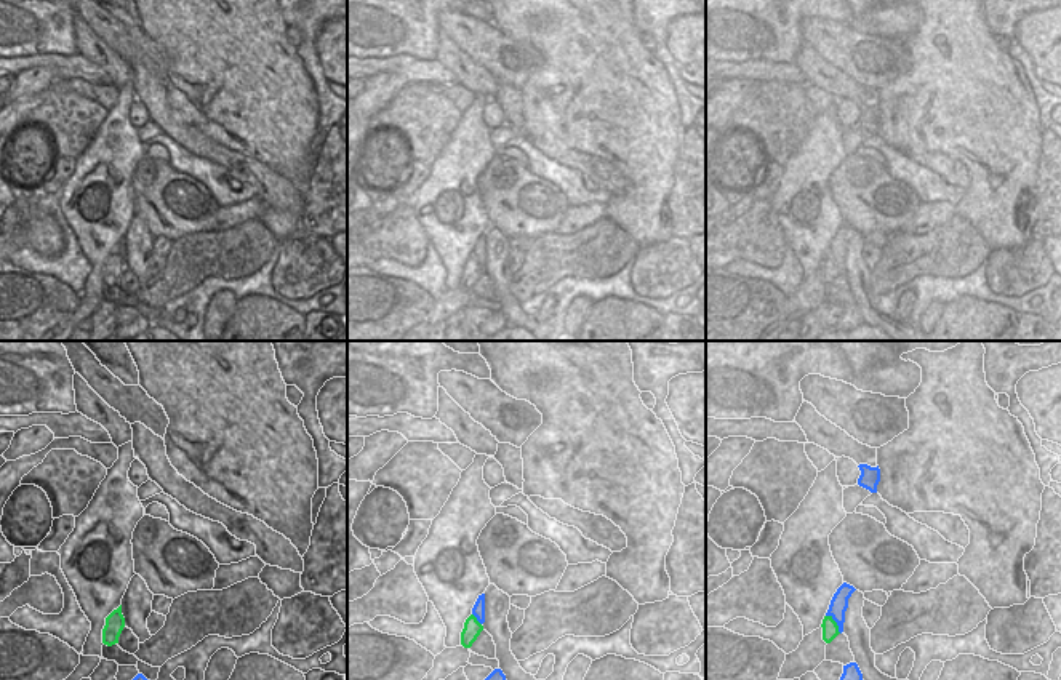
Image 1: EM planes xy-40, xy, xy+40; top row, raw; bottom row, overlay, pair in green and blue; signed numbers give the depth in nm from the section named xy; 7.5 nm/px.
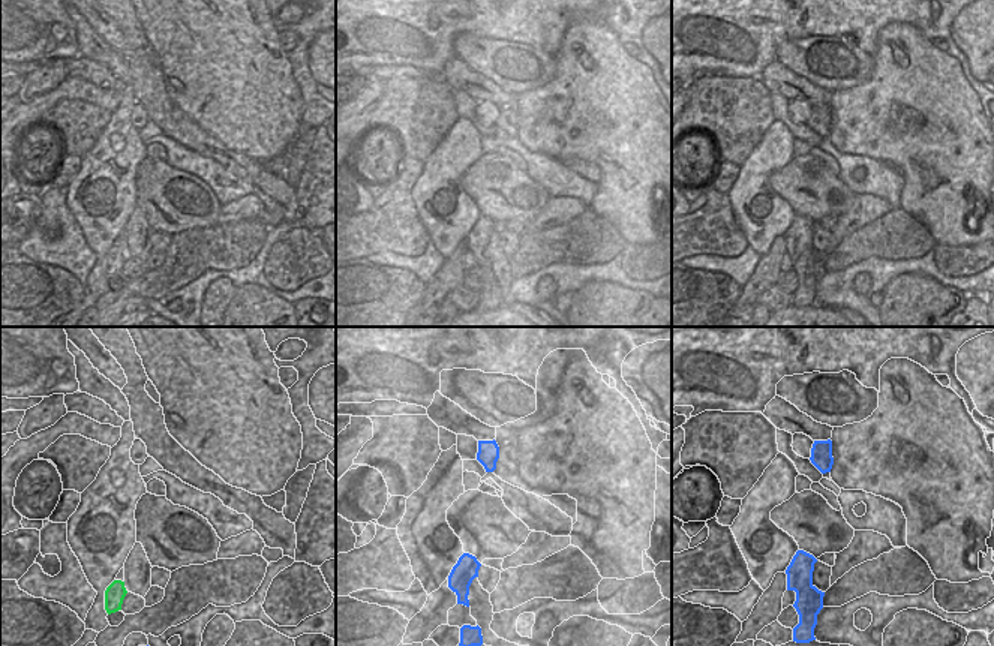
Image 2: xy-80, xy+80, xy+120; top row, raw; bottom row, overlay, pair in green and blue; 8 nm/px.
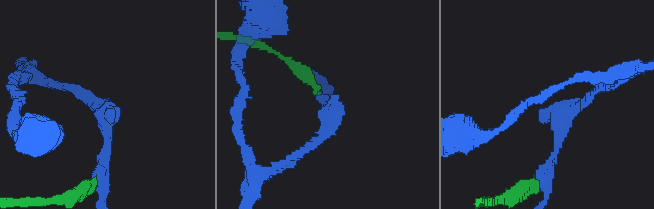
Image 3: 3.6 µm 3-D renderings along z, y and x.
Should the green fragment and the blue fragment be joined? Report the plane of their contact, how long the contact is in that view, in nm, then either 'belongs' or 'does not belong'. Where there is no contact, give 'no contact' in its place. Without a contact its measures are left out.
xy+40 | 180 nm | does not belong

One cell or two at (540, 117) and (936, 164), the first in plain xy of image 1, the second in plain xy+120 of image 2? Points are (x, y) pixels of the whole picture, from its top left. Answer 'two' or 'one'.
one

